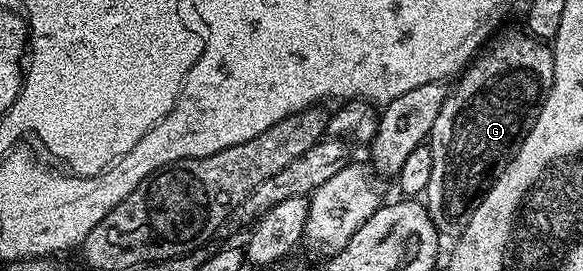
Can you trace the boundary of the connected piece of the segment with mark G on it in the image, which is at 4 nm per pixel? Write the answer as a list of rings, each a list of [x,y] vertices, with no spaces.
[[[521,31],[503,36],[498,43],[490,42],[460,72],[457,88],[446,94],[443,109],[439,109],[435,125],[431,125],[427,140],[431,149],[431,177],[423,192],[423,204],[442,236],[460,235],[469,212],[483,201],[527,133],[531,133],[553,88],[552,46]]]

